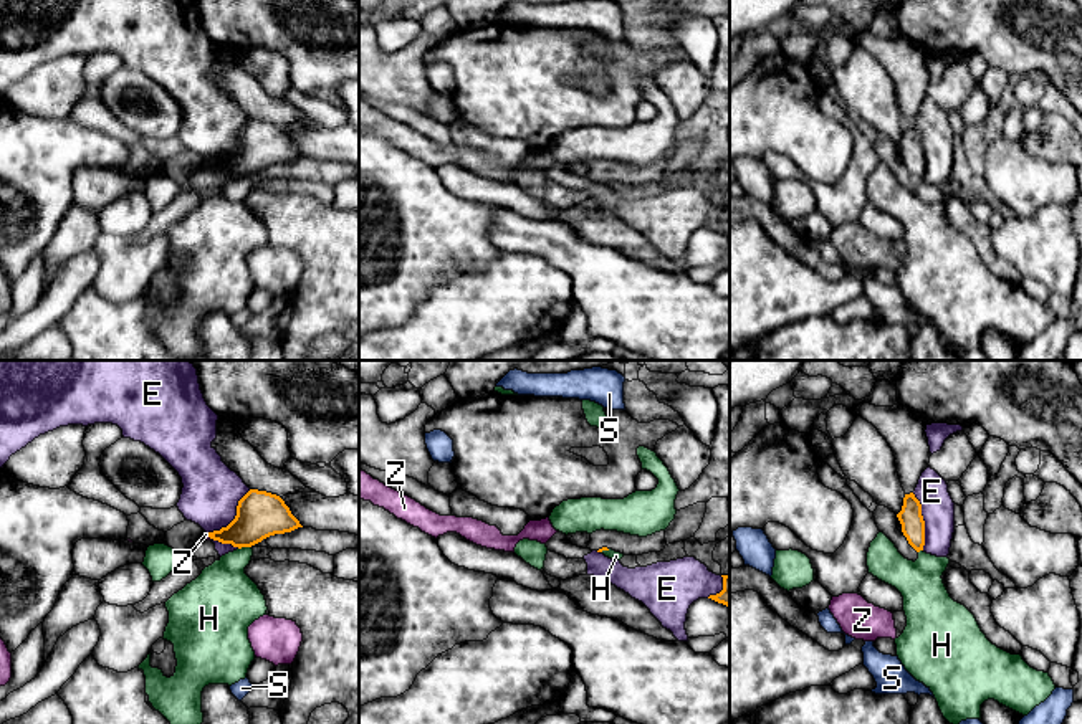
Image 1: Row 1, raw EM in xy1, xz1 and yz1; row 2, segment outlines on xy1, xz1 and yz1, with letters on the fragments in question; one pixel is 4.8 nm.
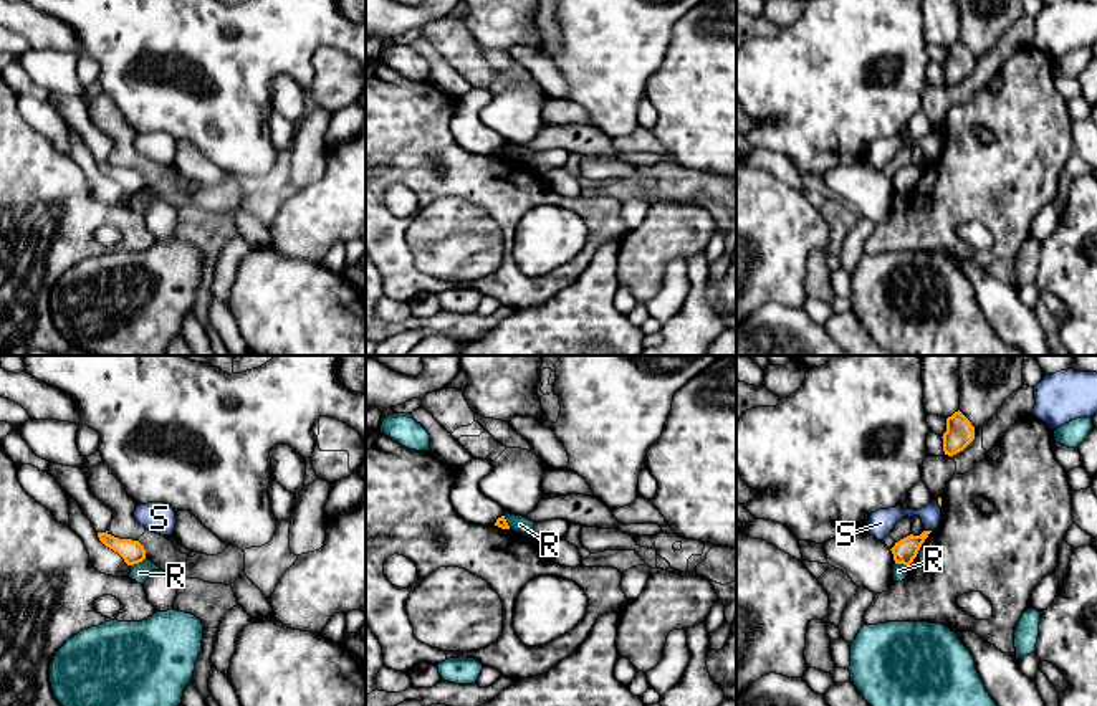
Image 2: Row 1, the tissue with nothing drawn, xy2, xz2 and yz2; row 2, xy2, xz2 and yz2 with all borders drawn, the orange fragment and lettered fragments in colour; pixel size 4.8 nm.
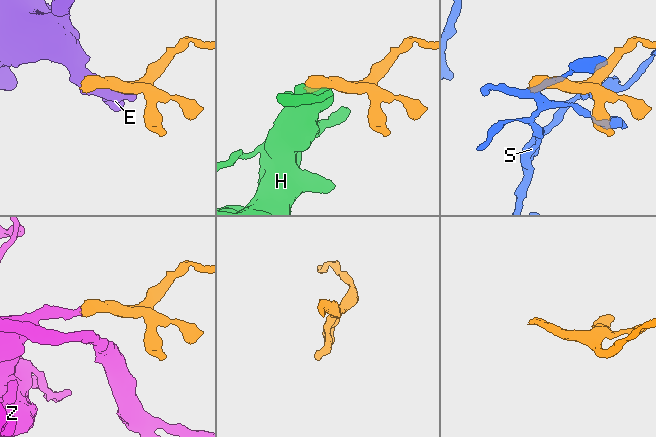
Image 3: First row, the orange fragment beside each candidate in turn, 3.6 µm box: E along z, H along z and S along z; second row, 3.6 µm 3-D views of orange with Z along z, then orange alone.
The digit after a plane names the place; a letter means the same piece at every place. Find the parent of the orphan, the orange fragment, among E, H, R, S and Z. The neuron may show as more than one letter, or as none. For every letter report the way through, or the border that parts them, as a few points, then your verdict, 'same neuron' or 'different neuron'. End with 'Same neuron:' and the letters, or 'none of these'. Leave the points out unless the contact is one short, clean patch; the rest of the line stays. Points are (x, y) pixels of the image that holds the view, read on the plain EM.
E: different neuron
H: border xy1 (250, 176), (239, 179); different neuron
R: border xy2 (144, 187), (131, 195); different neuron
S: border yz2 (925, 159), (930, 161); different neuron
Z: way xy1 (257, 147), (240, 162), (209, 166), (205, 164); same neuron
Same neuron: Z

